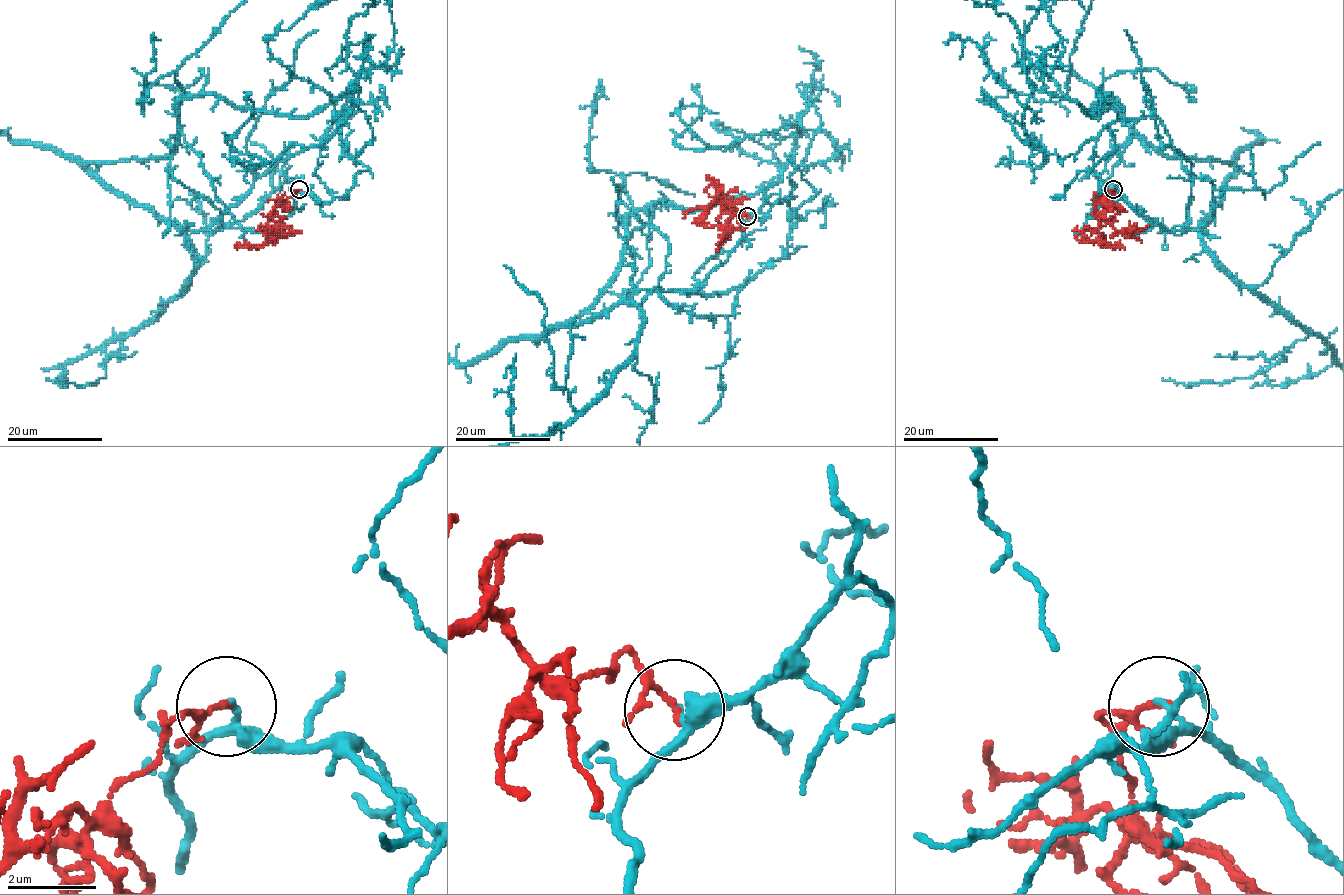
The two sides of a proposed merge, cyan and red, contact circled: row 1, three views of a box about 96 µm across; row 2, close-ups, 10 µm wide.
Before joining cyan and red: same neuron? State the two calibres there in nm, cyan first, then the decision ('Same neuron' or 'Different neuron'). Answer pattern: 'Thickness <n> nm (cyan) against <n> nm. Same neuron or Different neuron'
Thickness 160 nm (cyan) against 110 nm. Same neuron

